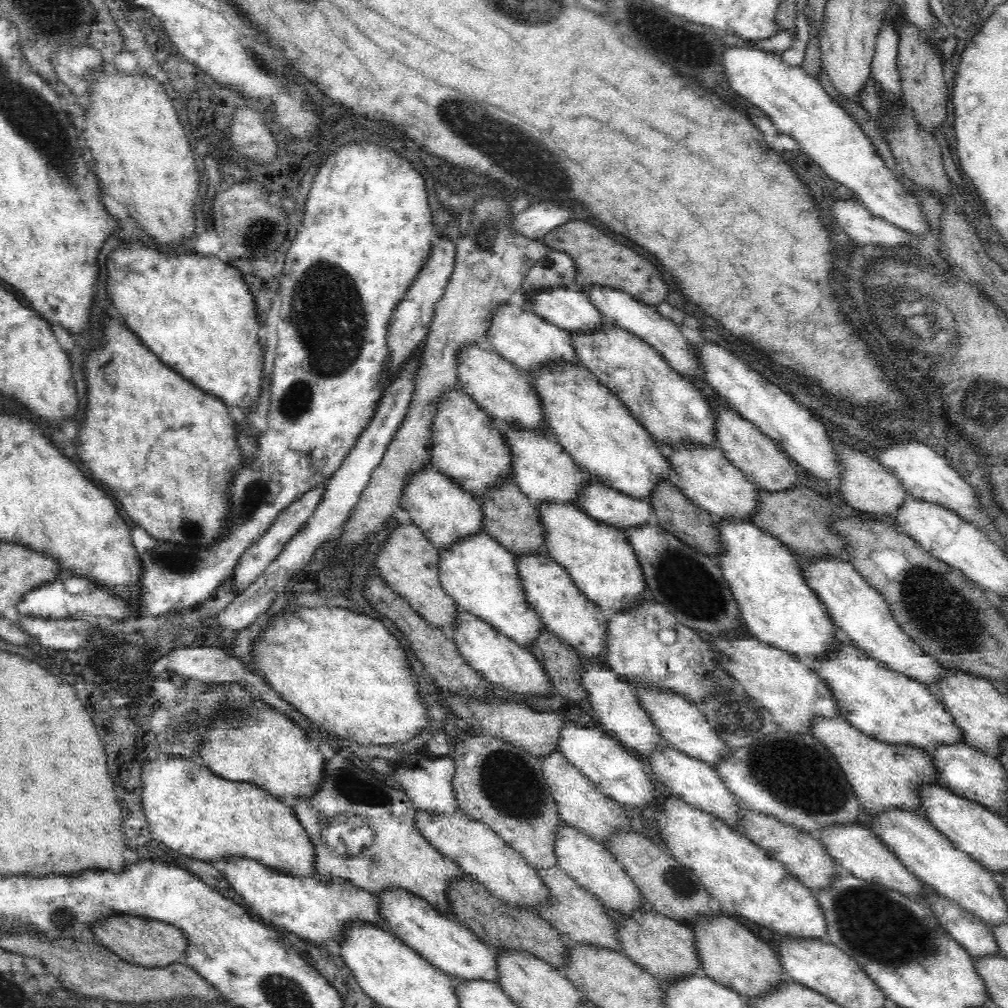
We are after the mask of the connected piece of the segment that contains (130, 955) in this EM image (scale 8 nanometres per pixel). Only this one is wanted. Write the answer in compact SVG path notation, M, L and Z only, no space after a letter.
M116 915L92 928L91 938L96 942L100 938L101 944L117 954L122 960L130 964L146 968L170 966L185 957L187 938L182 931L160 920L145 919L128 915Z

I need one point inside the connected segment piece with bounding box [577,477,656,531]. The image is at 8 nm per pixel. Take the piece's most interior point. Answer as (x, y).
(612, 507)

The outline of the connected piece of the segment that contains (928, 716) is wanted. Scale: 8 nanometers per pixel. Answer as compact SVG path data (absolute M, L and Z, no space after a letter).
M842 645L830 658L811 667L833 692L842 719L882 743L912 745L929 754L939 745L966 743L954 719L930 694L928 686L891 671L867 656L865 650Z

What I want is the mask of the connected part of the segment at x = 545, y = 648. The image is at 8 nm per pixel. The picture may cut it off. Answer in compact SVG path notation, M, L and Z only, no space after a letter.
M544 630L541 634L534 648L528 650L550 677L554 691L572 702L589 701L587 691L579 684L578 679L582 658L574 648L558 639L554 633Z

